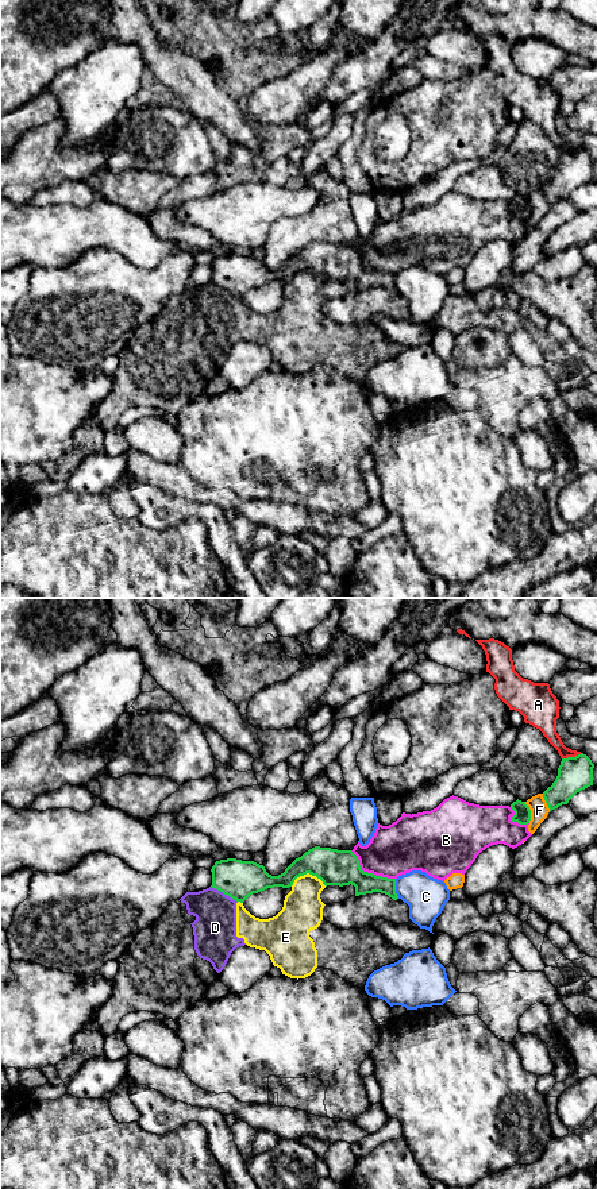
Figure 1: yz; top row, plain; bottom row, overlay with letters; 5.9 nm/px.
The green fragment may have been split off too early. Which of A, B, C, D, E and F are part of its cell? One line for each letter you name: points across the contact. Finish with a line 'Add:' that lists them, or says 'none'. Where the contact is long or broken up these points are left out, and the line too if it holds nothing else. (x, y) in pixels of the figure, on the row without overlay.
Add: none

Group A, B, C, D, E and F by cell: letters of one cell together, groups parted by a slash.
A / B / C / D E / F

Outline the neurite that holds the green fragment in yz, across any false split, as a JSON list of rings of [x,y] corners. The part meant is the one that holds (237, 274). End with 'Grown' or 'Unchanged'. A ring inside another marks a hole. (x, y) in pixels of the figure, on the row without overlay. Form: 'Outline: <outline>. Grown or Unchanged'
Outline: [[[315,242],[296,254],[284,269],[271,271],[263,260],[254,256],[227,254],[216,256],[211,265],[212,283],[243,298],[250,290],[267,283],[289,283],[307,269],[327,281],[354,281],[355,292],[381,287],[397,296],[396,274],[363,267],[358,252],[351,246]]]. Unchanged

